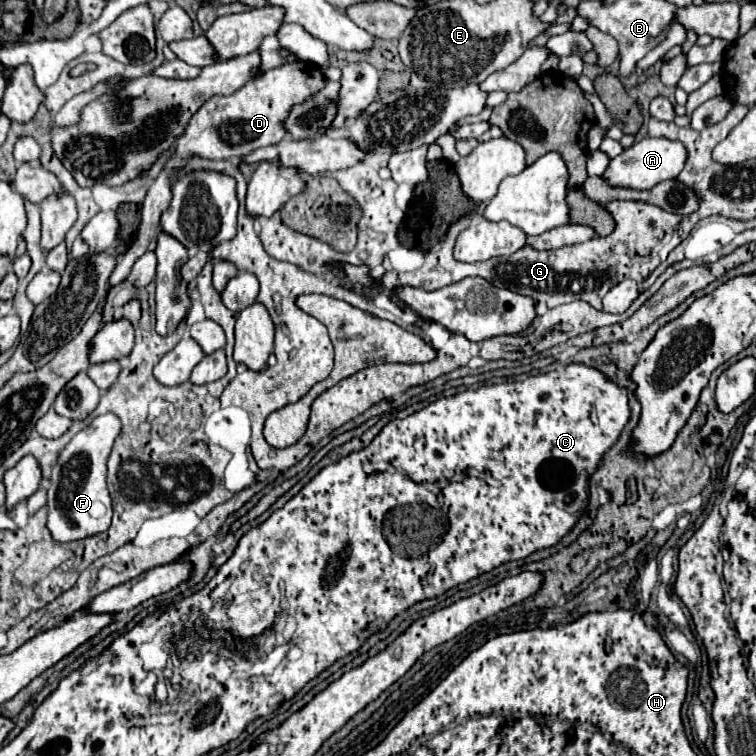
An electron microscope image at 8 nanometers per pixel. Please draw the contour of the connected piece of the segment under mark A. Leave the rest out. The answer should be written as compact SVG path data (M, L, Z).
M643 138L643 140L635 142L631 148L623 150L623 154L613 158L603 176L607 178L607 182L611 186L627 186L627 188L637 188L637 190L647 190L663 180L677 178L679 172L683 170L685 160L687 160L687 150L683 144L679 144L679 140Z

